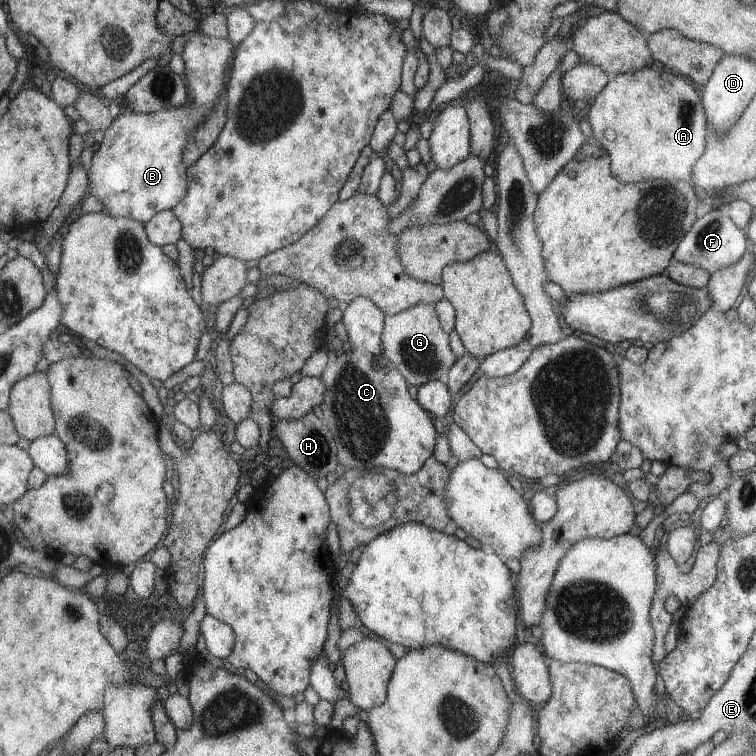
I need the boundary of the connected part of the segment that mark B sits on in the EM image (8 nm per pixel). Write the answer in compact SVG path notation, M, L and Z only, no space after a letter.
M189 35L185 42L181 42L179 51L184 63L184 77L187 94L185 103L166 110L153 113L123 112L119 114L103 131L103 140L99 142L97 150L93 152L86 178L89 193L101 202L101 212L111 217L129 218L141 224L148 223L157 212L169 209L180 203L187 190L187 181L184 171L186 167L181 162L181 152L188 139L188 132L202 121L210 109L220 99L220 93L226 88L227 73L224 69L228 62L233 62L231 42L226 39L209 37L206 35Z

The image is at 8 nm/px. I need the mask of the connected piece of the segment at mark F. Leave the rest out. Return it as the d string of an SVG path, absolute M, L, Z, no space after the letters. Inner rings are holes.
M713 209L701 218L697 218L684 233L672 257L678 263L704 269L708 274L718 269L725 269L736 264L750 246L745 232L739 229L722 209Z

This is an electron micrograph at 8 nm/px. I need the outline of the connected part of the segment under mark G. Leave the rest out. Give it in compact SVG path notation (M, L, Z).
M416 303L395 315L384 316L384 329L380 335L382 356L385 356L409 386L419 387L433 380L443 380L457 358L448 346L448 334L440 328L435 306Z

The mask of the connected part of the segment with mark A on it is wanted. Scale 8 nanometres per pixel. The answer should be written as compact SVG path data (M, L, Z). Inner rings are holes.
M659 64L657 66L646 65L644 68L631 73L610 75L605 87L593 98L593 104L590 105L586 121L591 126L593 138L601 144L602 148L611 158L611 174L617 181L621 183L643 183L647 180L660 179L669 183L688 183L692 178L694 165L704 155L706 148L706 134L709 131L707 128L707 118L703 114L703 110L704 108L701 108L701 104L699 104L699 96L693 90L691 84L687 84L683 78L679 78L679 75L671 74L671 71L667 72L664 66L659 66Z

